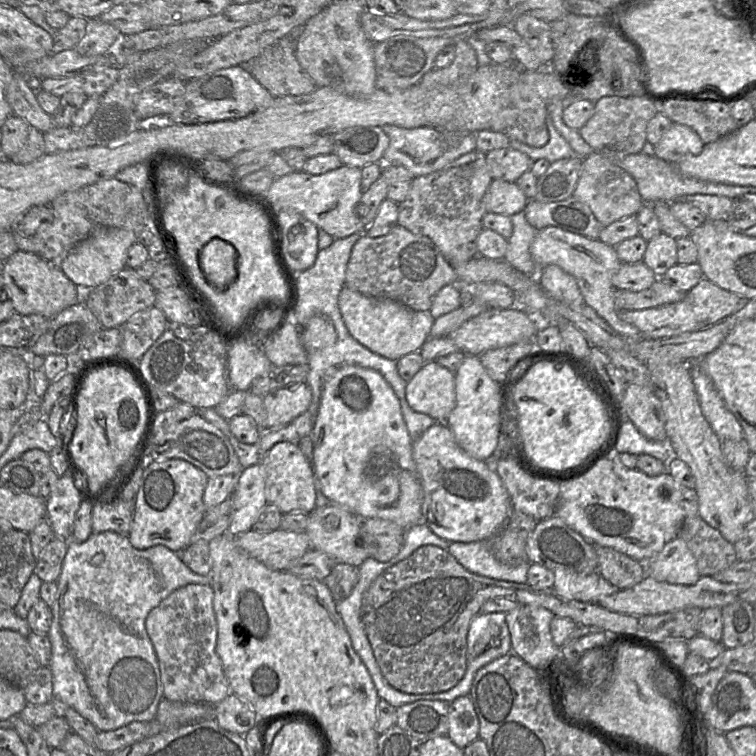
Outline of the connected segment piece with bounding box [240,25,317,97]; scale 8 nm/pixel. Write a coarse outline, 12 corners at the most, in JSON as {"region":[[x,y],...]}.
{"region":[[304,25],[244,66],[274,97],[317,86],[296,57]]}

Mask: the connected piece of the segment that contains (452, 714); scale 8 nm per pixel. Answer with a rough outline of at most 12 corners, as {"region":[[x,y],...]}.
{"region":[[469,695],[449,703],[447,736],[460,748],[479,738]]}

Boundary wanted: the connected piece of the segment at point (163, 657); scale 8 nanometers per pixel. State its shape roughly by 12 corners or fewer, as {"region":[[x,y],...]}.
{"region":[[188,584],[145,627],[164,698],[216,705],[216,653],[212,586]]}

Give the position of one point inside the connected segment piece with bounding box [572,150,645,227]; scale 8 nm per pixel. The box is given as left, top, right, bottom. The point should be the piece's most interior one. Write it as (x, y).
(611, 193)

